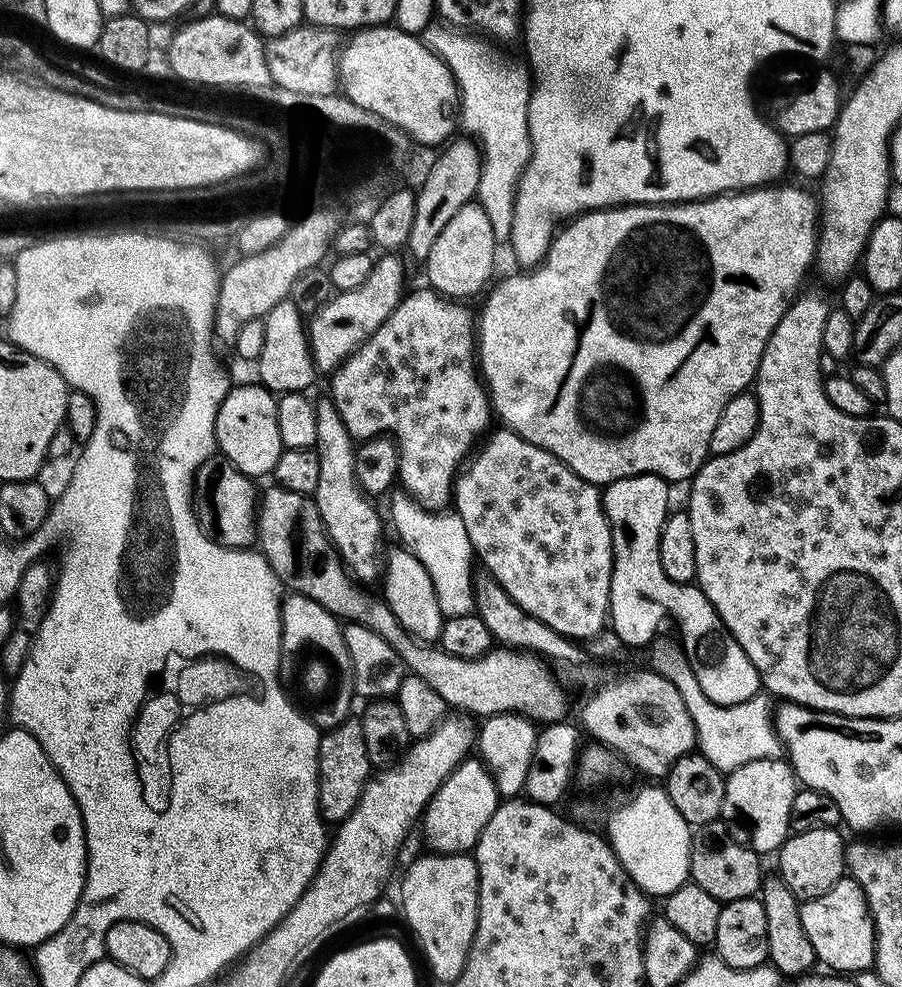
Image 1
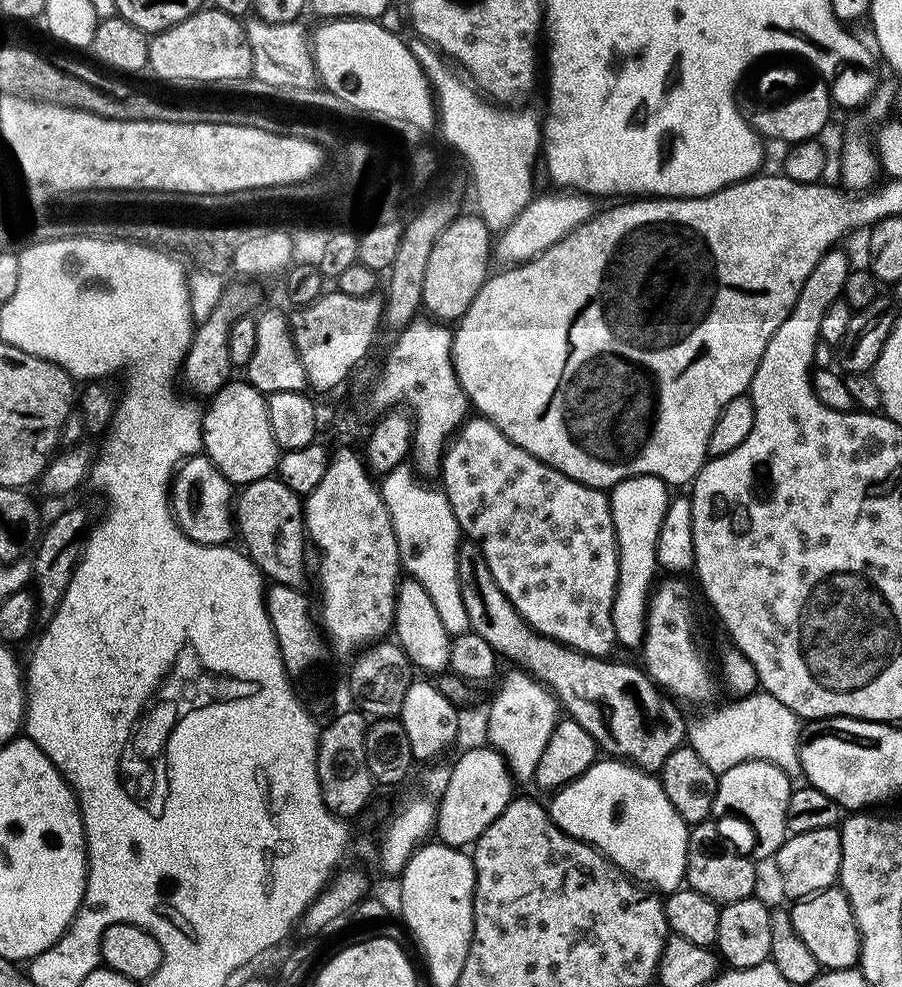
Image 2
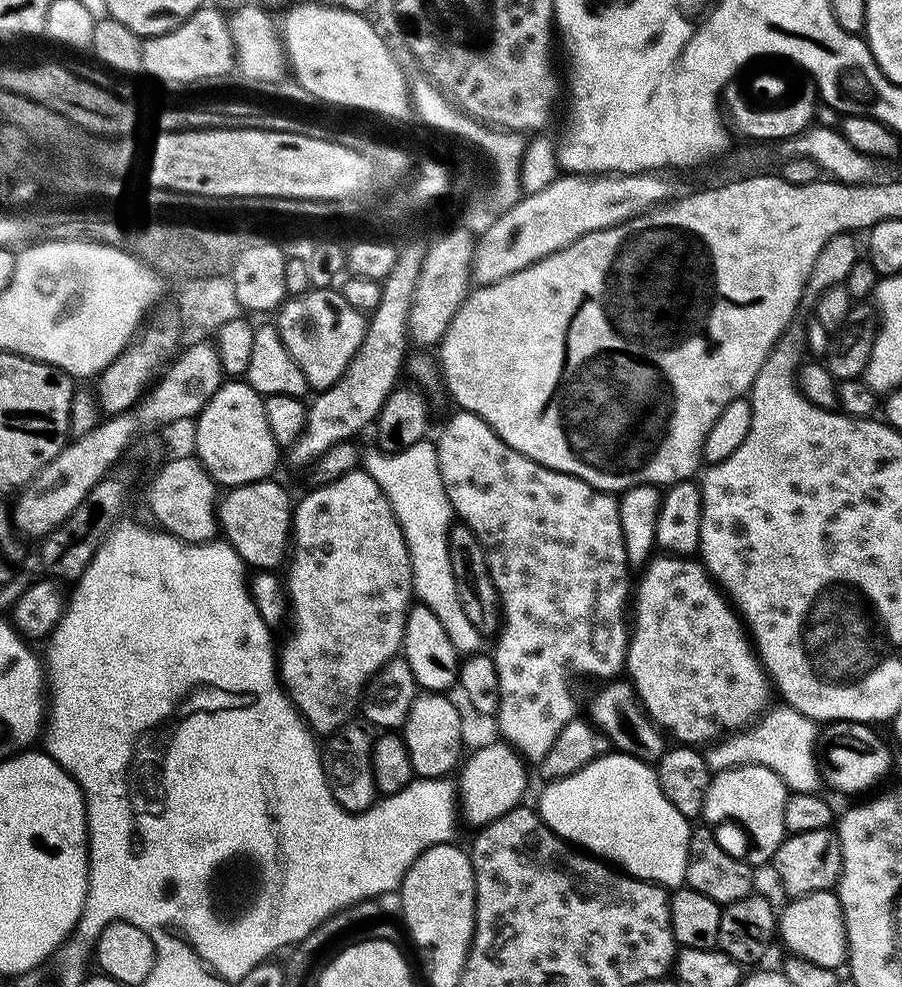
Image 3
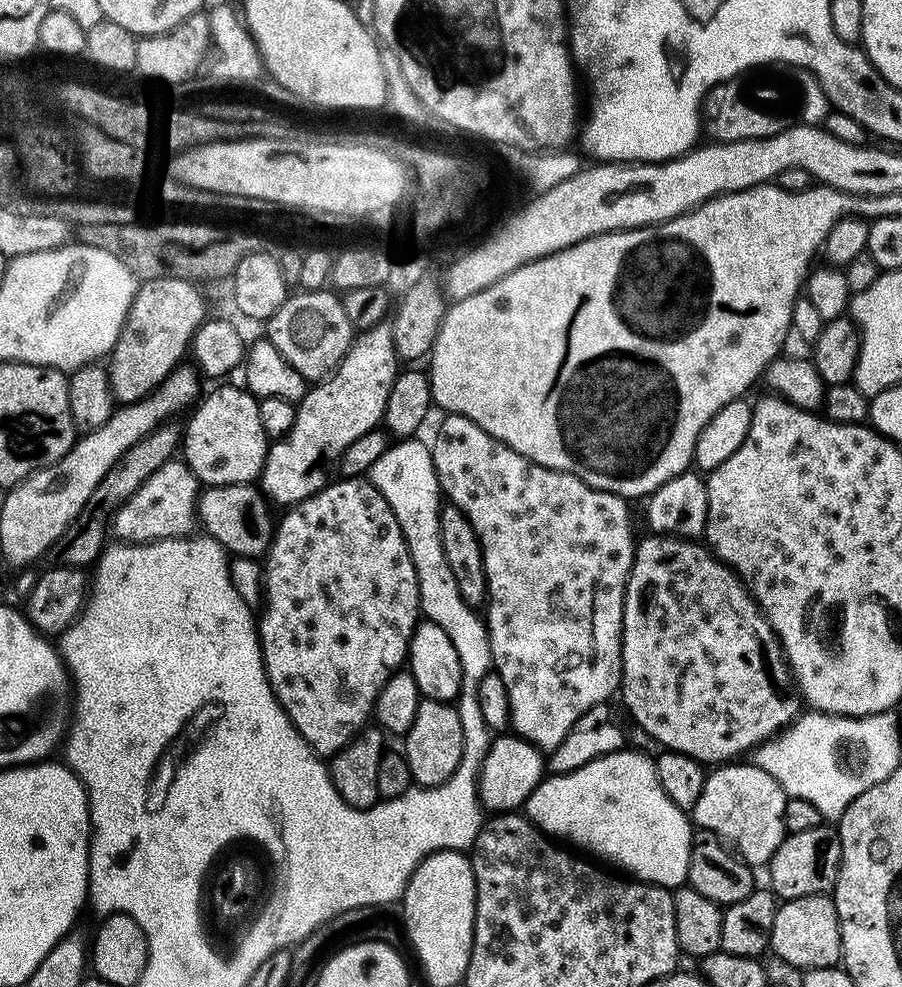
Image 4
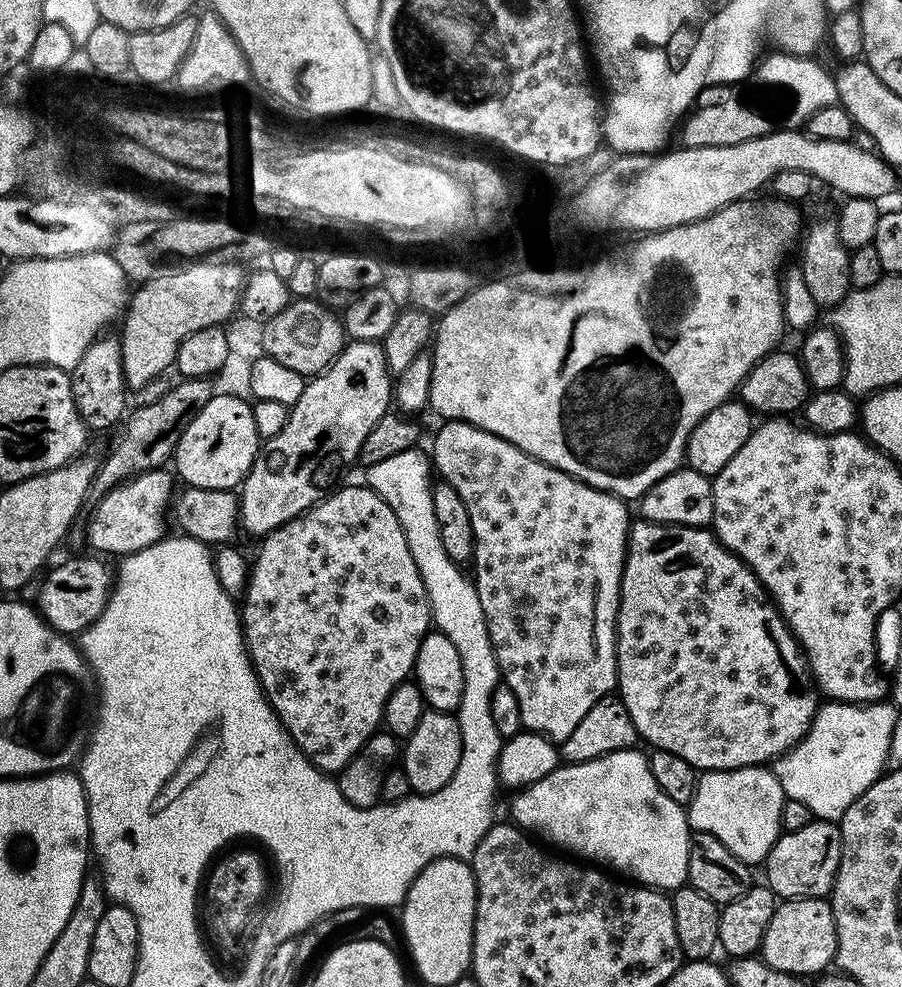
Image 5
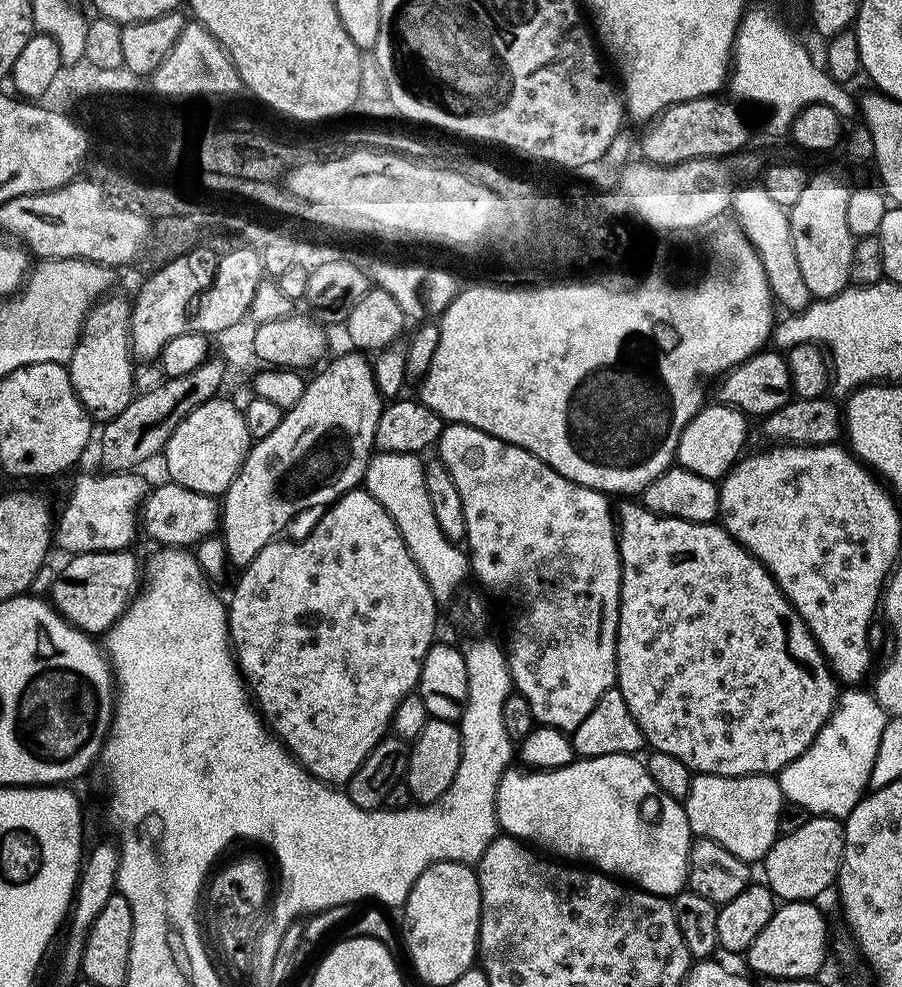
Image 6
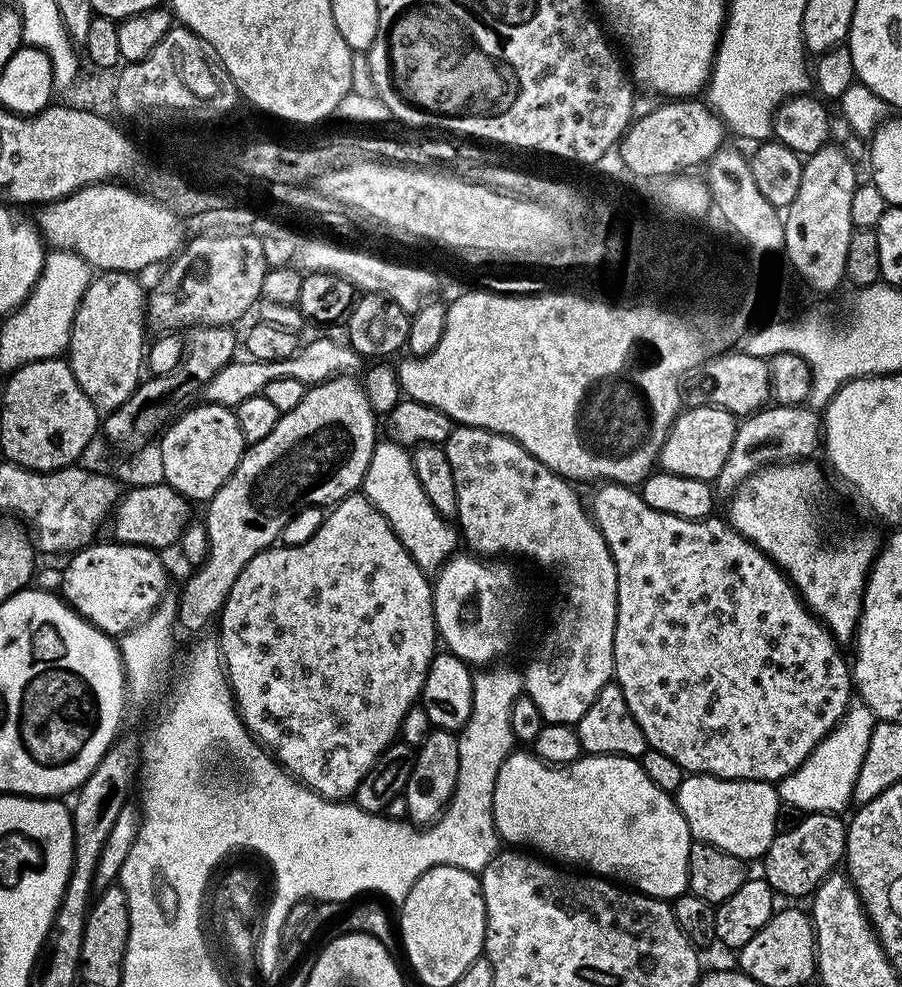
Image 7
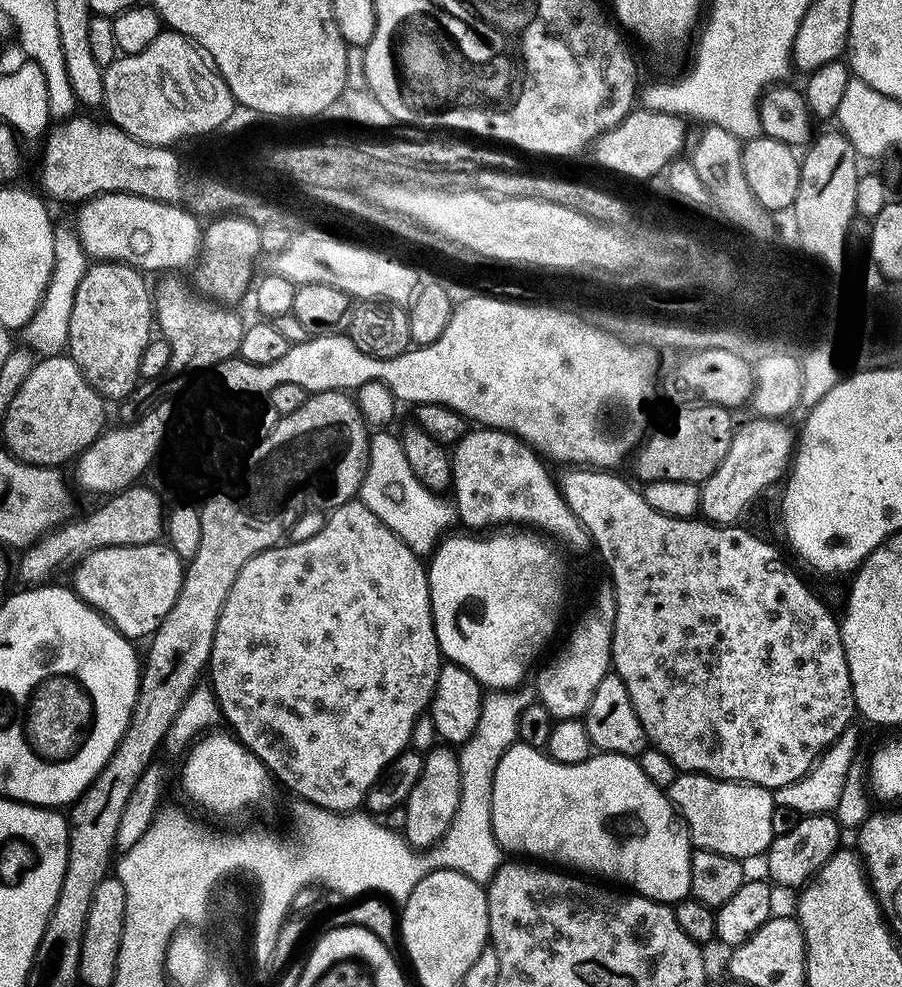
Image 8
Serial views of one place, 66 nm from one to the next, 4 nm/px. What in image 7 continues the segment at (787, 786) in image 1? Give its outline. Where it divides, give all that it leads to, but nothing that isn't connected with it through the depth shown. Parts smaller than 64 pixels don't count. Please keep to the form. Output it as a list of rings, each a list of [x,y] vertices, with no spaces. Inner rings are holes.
[[[688,774],[674,793],[674,799],[686,818],[693,841],[718,846],[718,850],[726,850],[726,854],[734,854],[746,862],[763,857],[777,834],[776,819],[782,801],[779,791],[767,780],[723,780],[707,774]]]

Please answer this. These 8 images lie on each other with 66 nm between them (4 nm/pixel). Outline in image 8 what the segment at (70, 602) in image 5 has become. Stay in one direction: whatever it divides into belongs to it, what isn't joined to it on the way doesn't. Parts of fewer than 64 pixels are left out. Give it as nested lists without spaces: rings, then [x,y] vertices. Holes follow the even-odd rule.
[[[164,542],[142,546],[106,546],[86,554],[86,558],[71,569],[70,587],[128,640],[140,642],[143,636],[144,639],[151,637],[158,630],[162,618],[170,614],[170,606],[178,602],[185,567],[185,561]]]

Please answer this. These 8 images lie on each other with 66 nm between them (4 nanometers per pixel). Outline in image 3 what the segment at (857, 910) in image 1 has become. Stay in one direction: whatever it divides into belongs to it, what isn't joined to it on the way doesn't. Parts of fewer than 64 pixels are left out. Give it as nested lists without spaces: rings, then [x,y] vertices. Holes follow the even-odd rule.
[[[835,891],[811,892],[805,896],[797,896],[787,901],[788,905],[778,912],[778,940],[784,943],[787,950],[793,956],[806,958],[806,962],[815,962],[817,966],[823,968],[839,969],[848,958],[848,934],[846,932],[846,922],[844,921],[844,911],[840,905],[840,897]]]

